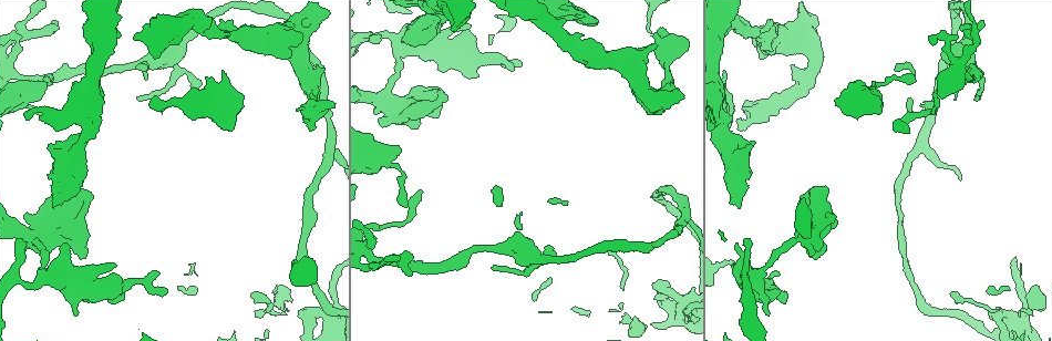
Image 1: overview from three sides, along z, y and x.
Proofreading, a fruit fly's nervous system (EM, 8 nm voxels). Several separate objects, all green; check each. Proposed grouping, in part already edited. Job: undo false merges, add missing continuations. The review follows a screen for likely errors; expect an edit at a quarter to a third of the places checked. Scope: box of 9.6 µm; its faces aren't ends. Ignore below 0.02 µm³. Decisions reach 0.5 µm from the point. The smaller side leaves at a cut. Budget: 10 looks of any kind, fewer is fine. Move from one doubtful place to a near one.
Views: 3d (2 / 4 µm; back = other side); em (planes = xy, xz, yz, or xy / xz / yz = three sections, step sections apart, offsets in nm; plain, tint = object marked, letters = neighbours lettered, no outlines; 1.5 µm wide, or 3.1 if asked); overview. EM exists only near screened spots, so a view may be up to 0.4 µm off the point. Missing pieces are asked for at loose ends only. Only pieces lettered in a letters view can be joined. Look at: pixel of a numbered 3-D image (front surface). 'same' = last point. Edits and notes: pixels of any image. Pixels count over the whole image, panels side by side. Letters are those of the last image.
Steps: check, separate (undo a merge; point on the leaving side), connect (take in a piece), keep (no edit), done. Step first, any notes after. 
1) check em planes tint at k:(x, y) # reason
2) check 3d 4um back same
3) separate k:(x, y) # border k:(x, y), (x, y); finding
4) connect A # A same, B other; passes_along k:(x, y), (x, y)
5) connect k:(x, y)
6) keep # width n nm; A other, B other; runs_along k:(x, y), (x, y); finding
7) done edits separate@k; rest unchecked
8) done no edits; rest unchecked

check 3d 4um at 1:(727, 102) # stops while still wide

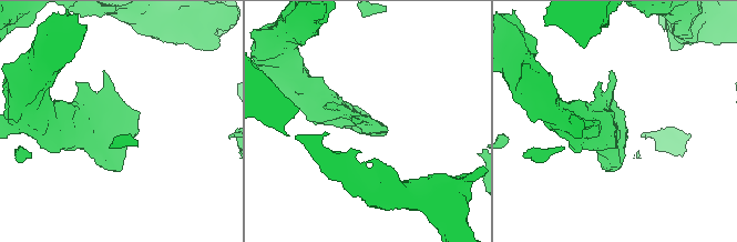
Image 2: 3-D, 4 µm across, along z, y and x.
check em xy step 8 letters at 2:(617, 119) # now the EM

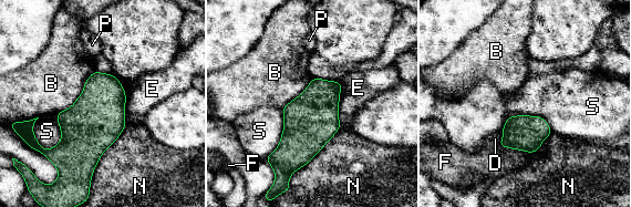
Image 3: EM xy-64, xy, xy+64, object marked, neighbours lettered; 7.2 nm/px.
check em yz step 8 letters same

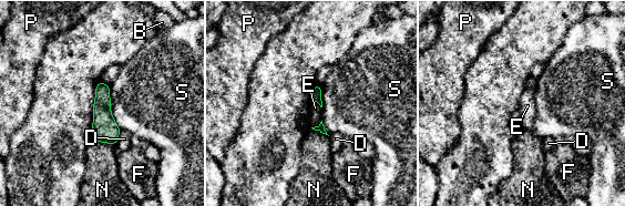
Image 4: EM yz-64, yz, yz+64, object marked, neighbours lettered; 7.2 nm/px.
keep # B other, D other, E other, F other, N other, P other, S other; border 4:(109, 85), (111, 115), (121, 130); none of them fits

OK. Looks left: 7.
check em planes tint at 1:(303, 82) # abrupt turn

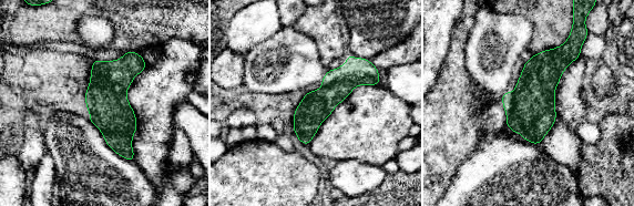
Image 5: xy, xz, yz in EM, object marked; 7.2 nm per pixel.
check em planes letters same # see the neighbours

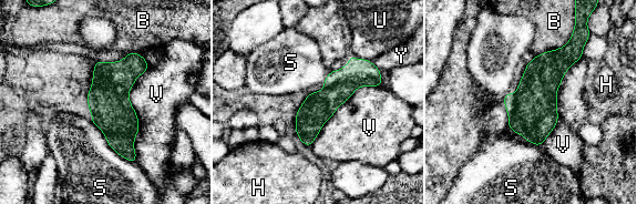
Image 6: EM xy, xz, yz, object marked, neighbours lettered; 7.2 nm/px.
keep # B other, H other, S other, U other, V other, Y other; border 6:(91, 120), (106, 143), (134, 163); continuous, no second neuron

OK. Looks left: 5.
check em planes letters at 1:(753, 142) # an open end

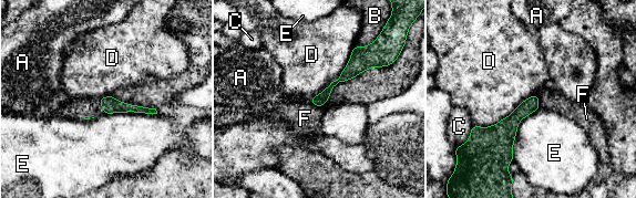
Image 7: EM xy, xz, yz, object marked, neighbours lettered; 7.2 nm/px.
keep # A other, B other, C other, D other, E other, F other; border 7:(535, 93), (495, 123), (473, 125); no lettered piece goes on from it

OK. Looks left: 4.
check em planes plain at 1:(73, 313) # branch stops here

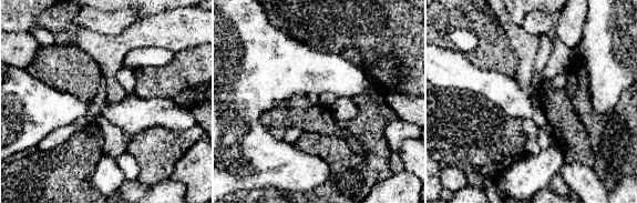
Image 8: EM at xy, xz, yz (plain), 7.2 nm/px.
check em planes letters same # see the neighbours

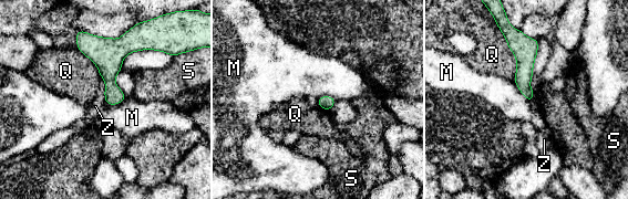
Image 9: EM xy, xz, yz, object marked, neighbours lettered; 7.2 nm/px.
keep # M other, Q other, S other, Z other; border 9:(535, 93), (531, 103); none of them fits

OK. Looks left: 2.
done no edits; rest unchecked

